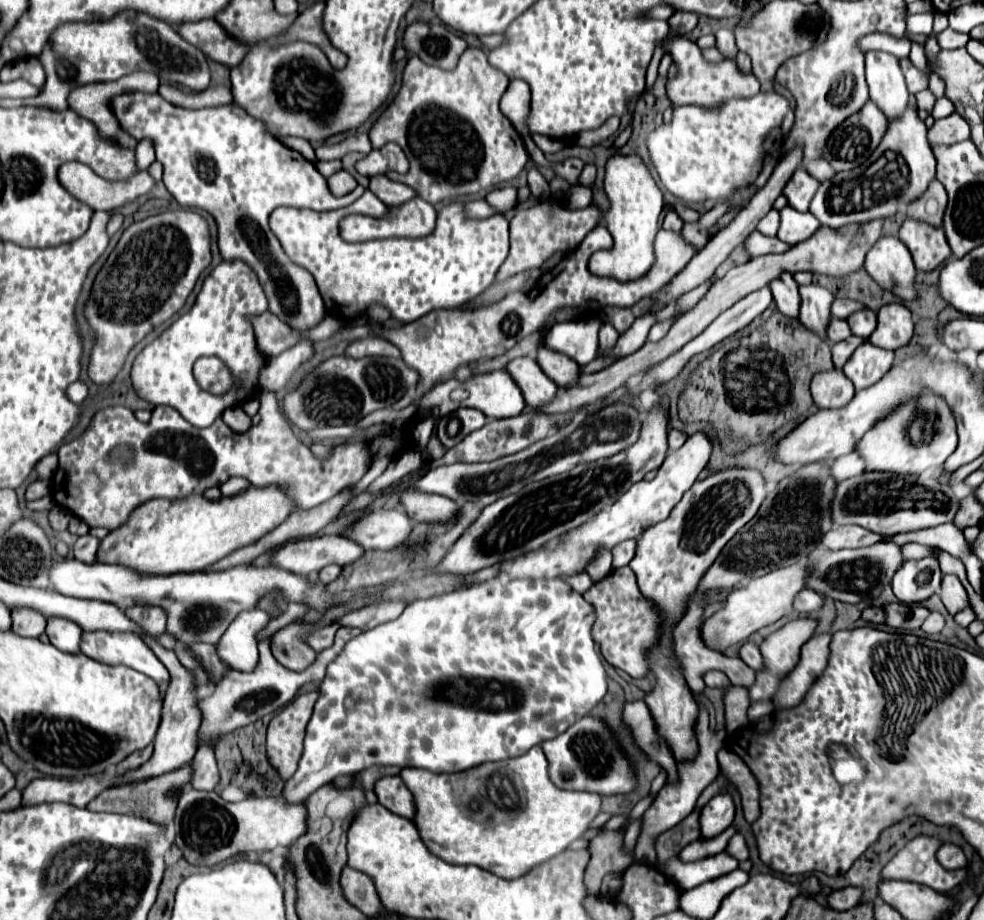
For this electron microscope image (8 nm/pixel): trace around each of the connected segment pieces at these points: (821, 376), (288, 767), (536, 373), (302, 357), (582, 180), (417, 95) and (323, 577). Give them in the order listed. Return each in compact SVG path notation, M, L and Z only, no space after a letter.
M843 370L817 372L811 378L811 396L813 396L813 402L819 408L841 408L841 406L845 406L853 398L853 382L847 380L847 376L843 374Z
M309 692L309 694L299 694L293 702L289 702L277 716L273 716L273 720L269 722L267 728L267 758L269 764L277 770L277 774L281 776L283 782L287 782L299 764L299 758L303 754L303 738L305 738L305 726L311 718L313 706L317 702L319 694L317 692Z
M515 358L511 360L505 370L509 376L513 376L515 384L521 386L525 404L529 406L541 406L549 400L553 400L557 392L557 384L545 376L545 372L539 368L539 364L533 358Z
M299 342L297 346L285 350L277 358L271 358L259 372L259 386L261 392L275 392L283 388L291 376L291 372L301 366L305 360L313 356L311 342Z
M585 164L583 172L579 176L579 184L587 186L587 188L593 188L593 184L595 184L595 166L593 164Z
M469 46L453 72L429 66L419 56L411 56L403 70L401 90L369 130L373 148L379 148L387 142L395 142L403 148L411 164L407 174L387 174L387 176L395 182L407 184L417 192L419 198L423 198L429 204L477 194L479 190L493 188L499 182L515 178L525 168L529 156L523 148L521 134L499 110L499 100L507 90L507 86L509 78L503 72L493 70L493 66L487 62L487 54L481 48Z
M325 566L325 568L321 568L319 570L319 580L323 582L323 584L329 584L331 580L335 580L337 576L339 576L339 572L341 572L341 566Z

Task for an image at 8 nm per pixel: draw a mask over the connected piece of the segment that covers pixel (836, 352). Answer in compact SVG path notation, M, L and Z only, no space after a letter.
M849 336L847 340L833 344L833 346L831 346L831 354L833 354L833 364L835 364L835 368L843 368L843 364L849 360L849 356L853 354L853 350L855 350L861 342L863 342L863 340L857 338L857 336Z

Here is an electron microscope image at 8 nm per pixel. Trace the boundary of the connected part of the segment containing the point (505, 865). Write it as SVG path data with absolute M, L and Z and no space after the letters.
M533 746L523 756L507 762L513 772L523 780L527 792L527 808L513 820L497 824L495 828L481 828L467 816L461 816L453 802L449 782L443 782L443 774L433 774L421 768L403 768L401 778L415 798L415 826L423 844L441 860L451 864L475 864L501 878L519 878L529 868L561 854L573 840L581 838L589 822L599 814L601 796L591 792L561 790L551 784L547 774L547 760L541 746Z

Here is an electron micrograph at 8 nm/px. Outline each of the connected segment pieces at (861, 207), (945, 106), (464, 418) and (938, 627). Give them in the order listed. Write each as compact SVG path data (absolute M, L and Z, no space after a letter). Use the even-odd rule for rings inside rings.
M907 108L899 120L889 122L889 130L873 156L861 168L839 172L833 180L819 186L811 200L809 212L817 216L823 226L839 228L845 224L863 224L877 218L891 218L903 206L921 196L935 178L935 156L927 142L927 126L919 120L917 110Z
M941 97L937 99L933 111L932 116L935 120L947 117L955 112L954 104L946 97Z
M459 408L449 416L441 416L437 422L437 436L445 448L453 448L459 444L469 432L485 426L487 418L481 410Z
M931 612L931 616L921 626L921 630L927 632L927 634L939 634L943 628L945 628L945 620L943 620L943 616L939 612Z

